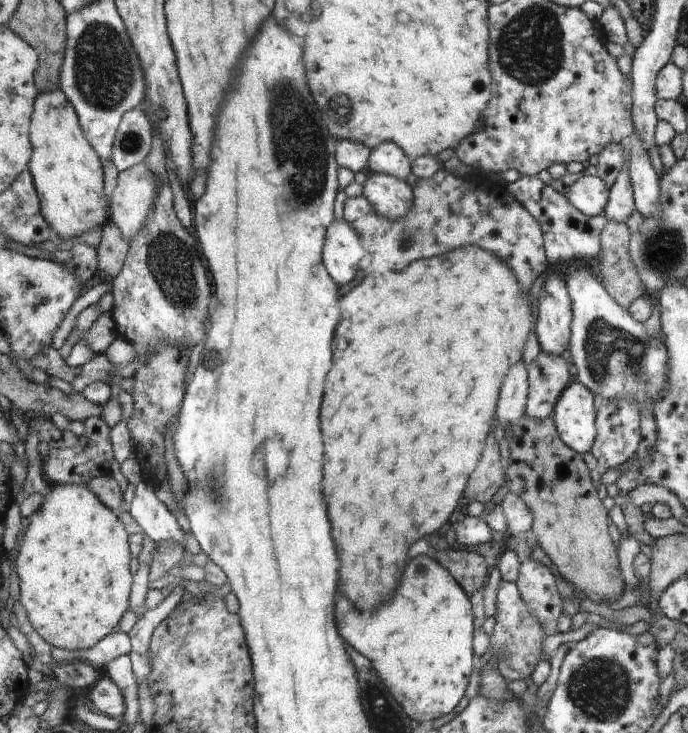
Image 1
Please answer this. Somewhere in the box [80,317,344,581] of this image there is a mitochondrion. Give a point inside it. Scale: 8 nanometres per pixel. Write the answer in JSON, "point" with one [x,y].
{"point":[214,485]}

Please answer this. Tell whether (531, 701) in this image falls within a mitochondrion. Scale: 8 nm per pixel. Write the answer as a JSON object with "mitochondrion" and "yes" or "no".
{"mitochondrion":"no"}

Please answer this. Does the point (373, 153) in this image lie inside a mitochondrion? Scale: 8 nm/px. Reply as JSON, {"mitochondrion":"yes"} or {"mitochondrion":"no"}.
{"mitochondrion":"no"}

